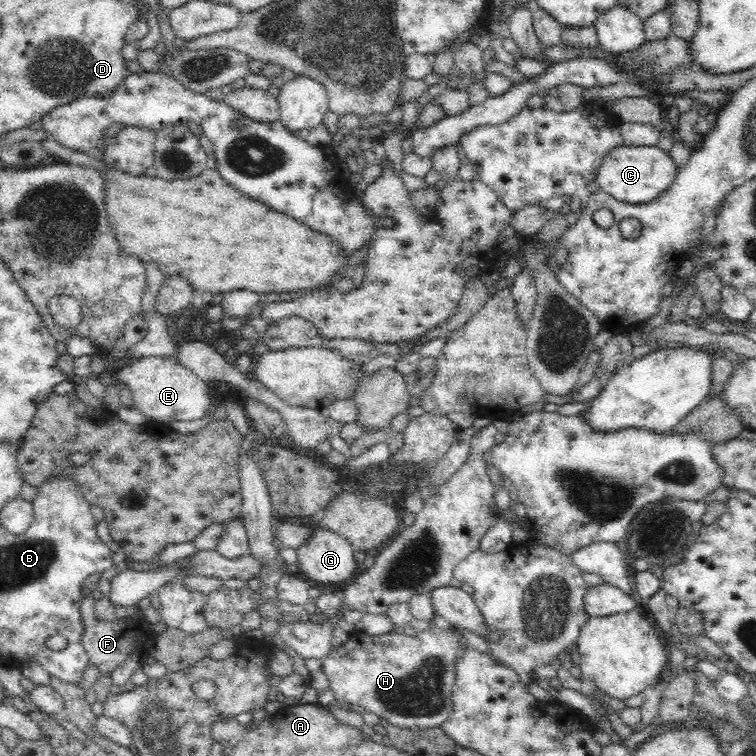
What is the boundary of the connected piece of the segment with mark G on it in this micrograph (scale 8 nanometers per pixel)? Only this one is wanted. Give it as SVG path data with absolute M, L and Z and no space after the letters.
M320 527L297 548L296 565L304 577L316 582L342 584L352 580L360 565L353 554L348 539Z

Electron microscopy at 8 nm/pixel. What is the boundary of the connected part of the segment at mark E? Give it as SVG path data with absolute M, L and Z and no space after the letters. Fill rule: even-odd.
M147 356L142 358L130 358L122 363L112 374L113 381L117 384L125 384L132 392L135 408L144 416L152 418L156 423L166 423L174 420L201 420L207 421L211 416L215 399L206 381L199 378L194 371L178 364L170 357Z

